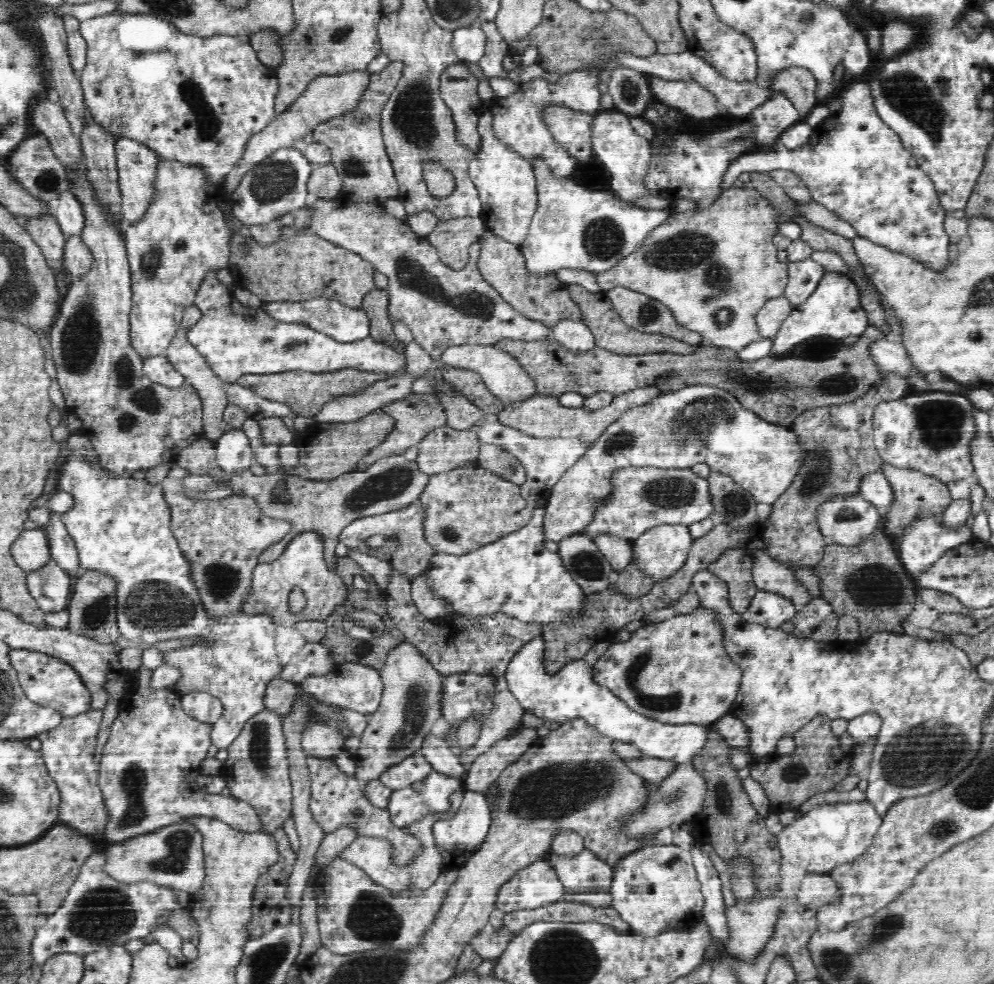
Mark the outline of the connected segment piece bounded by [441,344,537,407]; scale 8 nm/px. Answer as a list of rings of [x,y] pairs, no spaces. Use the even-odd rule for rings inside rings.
[[[467,344],[448,347],[442,354],[441,360],[450,367],[468,369],[477,372],[483,384],[494,394],[494,397],[503,405],[512,407],[513,404],[524,403],[537,395],[534,381],[523,370],[522,365],[504,351],[499,351],[494,345]]]

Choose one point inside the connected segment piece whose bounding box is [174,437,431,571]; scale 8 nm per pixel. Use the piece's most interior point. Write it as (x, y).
(325, 506)

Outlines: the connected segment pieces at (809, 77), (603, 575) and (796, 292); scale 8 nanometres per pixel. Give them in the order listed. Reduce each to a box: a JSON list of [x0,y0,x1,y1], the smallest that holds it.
[[769,67,817,120],[558,533,616,594],[783,257,825,307]]

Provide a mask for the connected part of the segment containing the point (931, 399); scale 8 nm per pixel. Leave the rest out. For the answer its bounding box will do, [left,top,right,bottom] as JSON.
[873,391,978,483]

